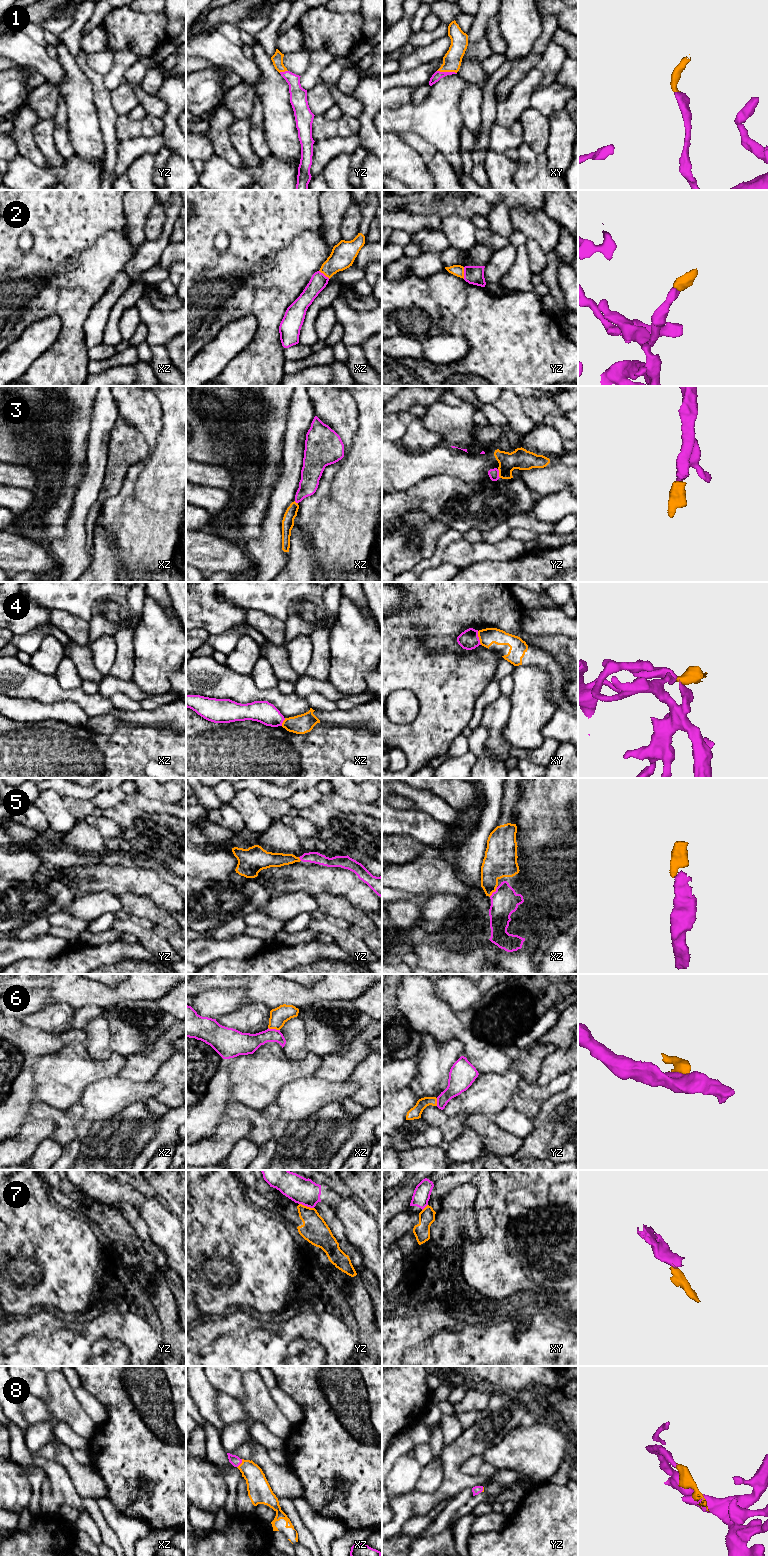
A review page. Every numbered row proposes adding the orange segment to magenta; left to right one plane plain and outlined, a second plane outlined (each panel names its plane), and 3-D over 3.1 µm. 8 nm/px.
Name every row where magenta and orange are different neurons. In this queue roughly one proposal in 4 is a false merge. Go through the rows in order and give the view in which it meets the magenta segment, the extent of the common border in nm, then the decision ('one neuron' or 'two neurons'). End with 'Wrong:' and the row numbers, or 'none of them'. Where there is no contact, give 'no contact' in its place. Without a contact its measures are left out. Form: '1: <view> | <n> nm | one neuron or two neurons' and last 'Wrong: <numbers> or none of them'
1: xy | 160 nm | one neuron
2: yz | 100 nm | one neuron
3: yz | 80 nm | one neuron
4: xy | 120 nm | two neurons
5: xz | 100 nm | one neuron
6: xz | 100 nm | two neurons
7: yz | 130 nm | two neurons
8: xz | 80 nm | one neuron
Wrong: 4, 6, 7

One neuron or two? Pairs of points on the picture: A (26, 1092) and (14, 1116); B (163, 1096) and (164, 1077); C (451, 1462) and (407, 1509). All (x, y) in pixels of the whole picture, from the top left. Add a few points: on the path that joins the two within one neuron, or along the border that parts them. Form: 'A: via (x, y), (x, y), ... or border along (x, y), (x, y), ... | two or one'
A: via (20, 1098), (14, 1110) | one
B: via (167, 1091), (167, 1082) | one
C: via (451, 1478), (451, 1482), (434, 1499), (423, 1503) | one

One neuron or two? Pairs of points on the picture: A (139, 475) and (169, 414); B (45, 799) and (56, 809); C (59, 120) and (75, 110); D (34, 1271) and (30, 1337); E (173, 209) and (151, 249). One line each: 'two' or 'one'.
A: one
B: one
C: two
D: two
E: one

